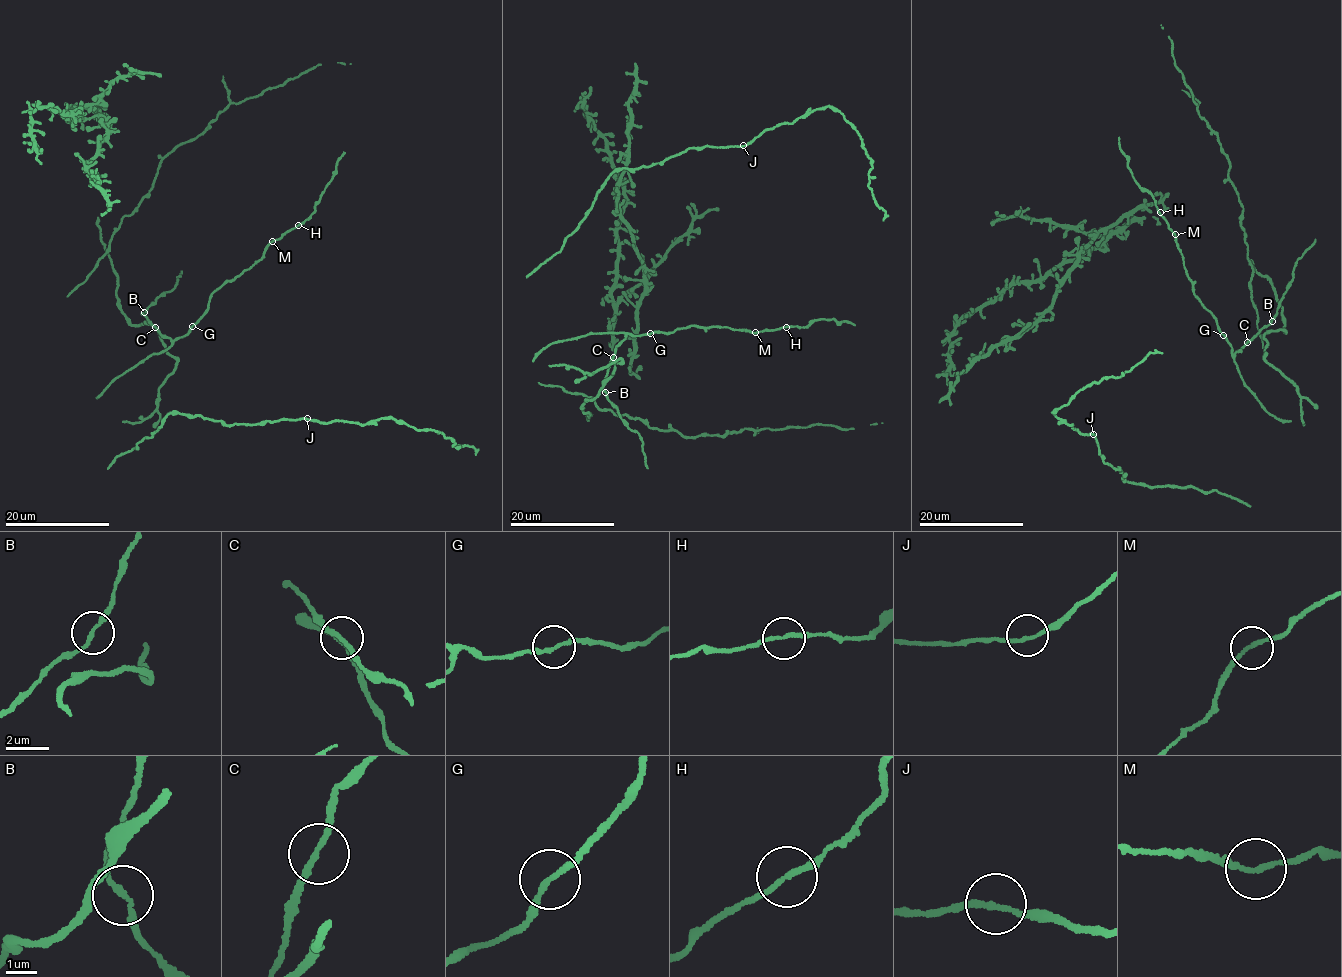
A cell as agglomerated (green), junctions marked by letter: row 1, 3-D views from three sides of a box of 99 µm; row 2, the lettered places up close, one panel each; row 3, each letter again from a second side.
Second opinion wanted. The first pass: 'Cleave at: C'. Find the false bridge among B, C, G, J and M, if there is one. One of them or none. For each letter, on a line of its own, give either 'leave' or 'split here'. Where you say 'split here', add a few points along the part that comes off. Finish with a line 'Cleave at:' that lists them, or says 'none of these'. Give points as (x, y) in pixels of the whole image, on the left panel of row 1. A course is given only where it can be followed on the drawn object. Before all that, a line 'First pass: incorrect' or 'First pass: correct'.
First pass: incorrect
B: leave
C: leave
G: leave
J: leave
M: leave
Cleave at: none of these

